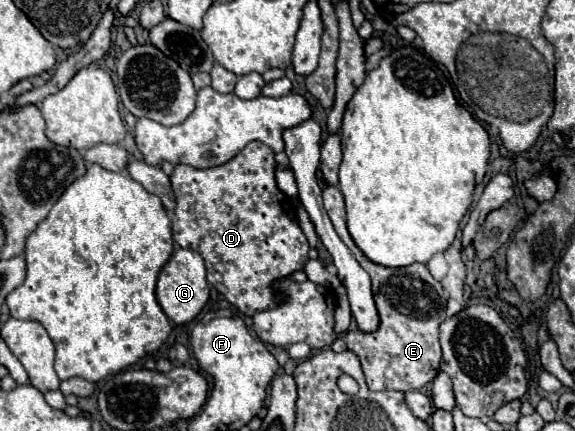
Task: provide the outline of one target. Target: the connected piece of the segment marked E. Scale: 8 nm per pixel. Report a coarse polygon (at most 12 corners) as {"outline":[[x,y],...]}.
{"outline":[[340,189],[338,237],[372,277],[378,331],[346,333],[372,391],[422,389],[440,371],[446,291],[422,263],[368,261]]}

